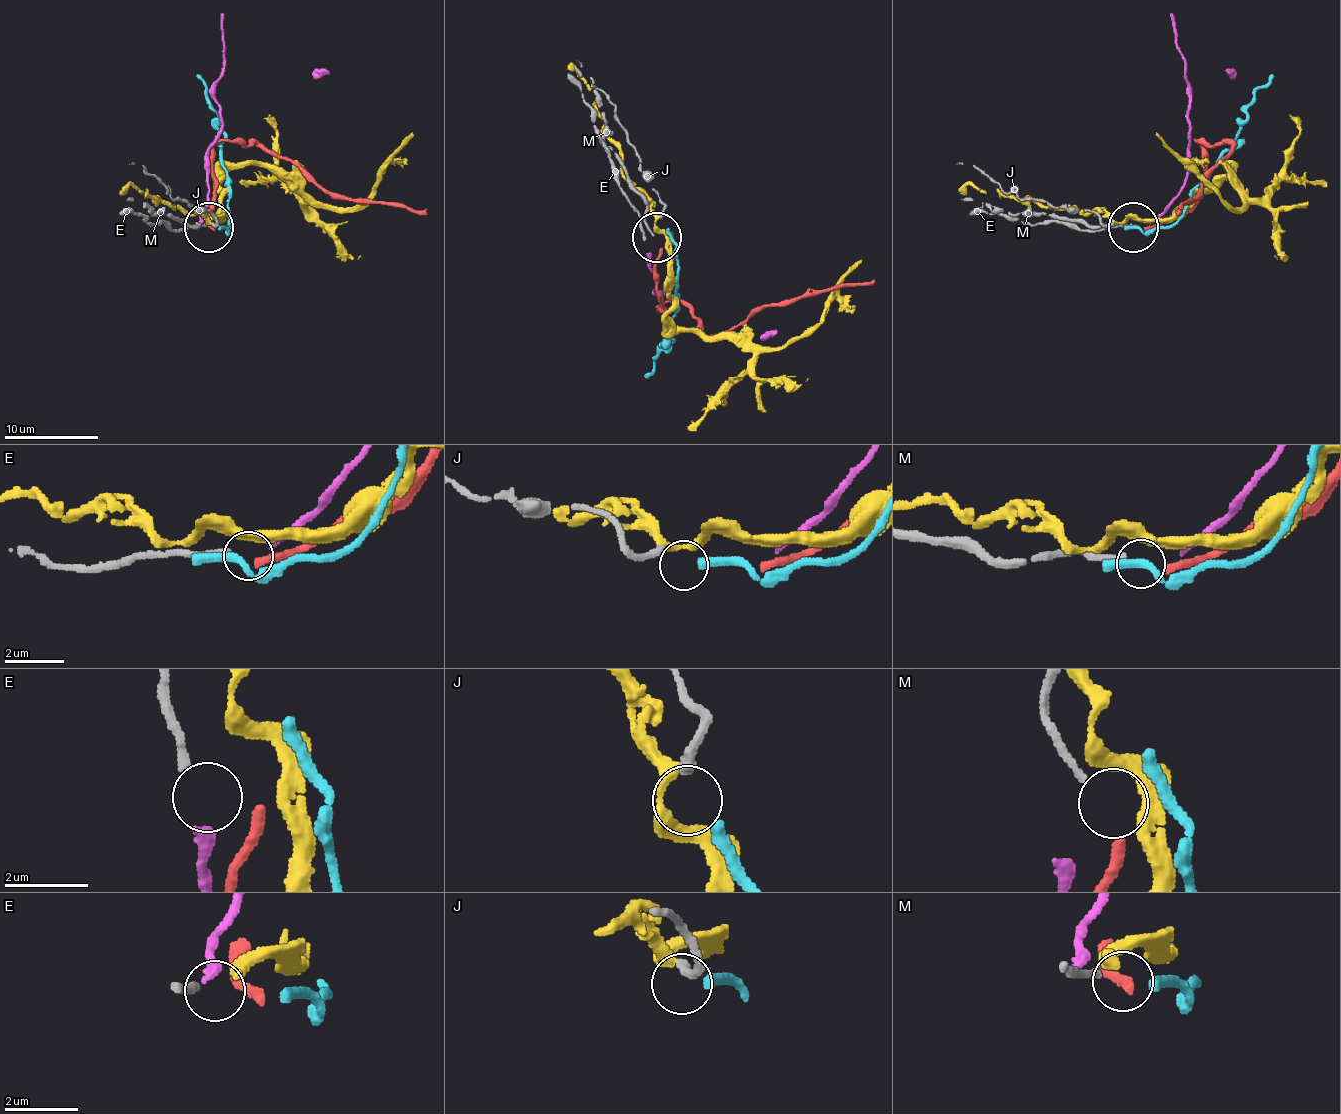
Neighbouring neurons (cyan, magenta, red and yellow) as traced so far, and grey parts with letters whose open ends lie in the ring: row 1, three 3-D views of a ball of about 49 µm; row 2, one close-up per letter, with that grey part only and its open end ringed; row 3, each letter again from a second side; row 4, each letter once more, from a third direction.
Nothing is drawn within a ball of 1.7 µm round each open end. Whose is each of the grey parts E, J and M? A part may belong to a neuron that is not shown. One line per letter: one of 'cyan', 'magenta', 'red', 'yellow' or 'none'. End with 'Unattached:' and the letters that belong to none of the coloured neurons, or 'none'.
E: magenta
J: cyan
M: red
Unattached: none

